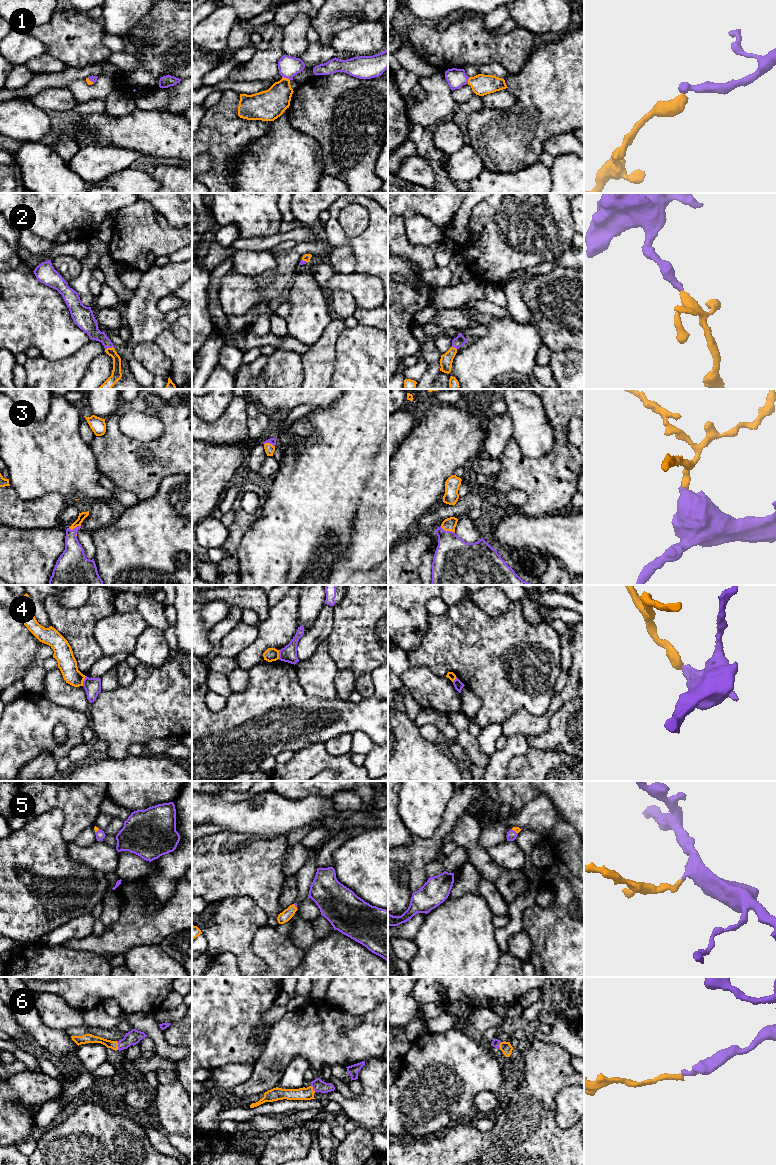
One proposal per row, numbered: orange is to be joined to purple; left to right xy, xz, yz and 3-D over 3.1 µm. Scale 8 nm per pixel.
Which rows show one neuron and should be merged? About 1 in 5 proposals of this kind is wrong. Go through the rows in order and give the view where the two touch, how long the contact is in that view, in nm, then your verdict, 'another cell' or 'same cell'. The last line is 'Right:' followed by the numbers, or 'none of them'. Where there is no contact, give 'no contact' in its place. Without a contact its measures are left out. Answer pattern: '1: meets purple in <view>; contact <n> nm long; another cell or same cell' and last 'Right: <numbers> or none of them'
1: meets purple in xz; contact 70 nm long; same cell
2: meets purple in xy; contact 80 nm long; same cell
3: meets purple in yz; contact 130 nm long; same cell
4: meets purple in xy; contact 90 nm long; another cell
5: meets purple in yz; contact 70 nm long; same cell
6: meets purple in xy; contact 70 nm long; same cell
Right: 1, 2, 3, 5, 6

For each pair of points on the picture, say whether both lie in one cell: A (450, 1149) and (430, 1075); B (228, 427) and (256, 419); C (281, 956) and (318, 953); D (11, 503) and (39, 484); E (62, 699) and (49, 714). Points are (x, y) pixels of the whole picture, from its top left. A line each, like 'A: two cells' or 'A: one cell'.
A: two cells
B: two cells
C: two cells
D: two cells
E: two cells

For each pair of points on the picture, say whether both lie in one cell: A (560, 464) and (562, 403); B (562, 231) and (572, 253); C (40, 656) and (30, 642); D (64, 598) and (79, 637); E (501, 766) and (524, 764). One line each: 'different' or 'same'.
A: same
B: different
C: different
D: different
E: different

